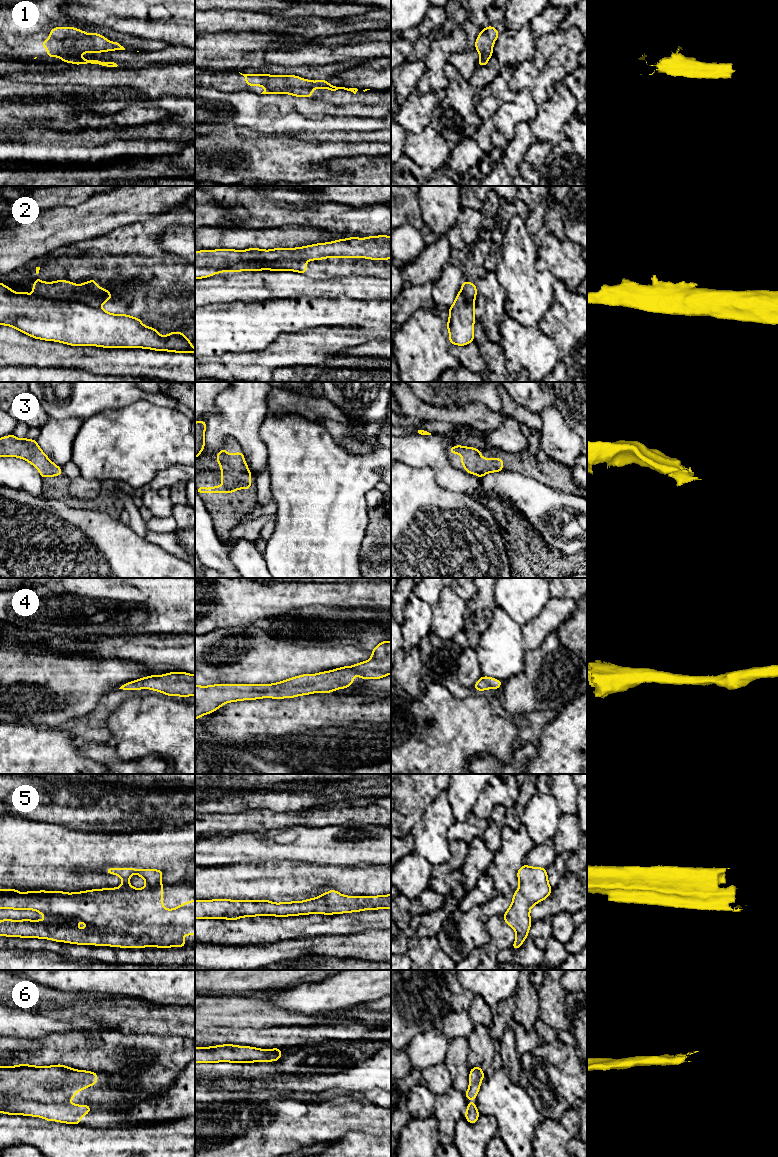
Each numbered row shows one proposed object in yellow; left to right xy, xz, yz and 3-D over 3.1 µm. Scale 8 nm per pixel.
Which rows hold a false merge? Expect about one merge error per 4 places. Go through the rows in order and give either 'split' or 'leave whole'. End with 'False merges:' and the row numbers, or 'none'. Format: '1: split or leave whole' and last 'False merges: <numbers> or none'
1: leave whole
2: split
3: leave whole
4: leave whole
5: leave whole
6: leave whole
False merges: 2

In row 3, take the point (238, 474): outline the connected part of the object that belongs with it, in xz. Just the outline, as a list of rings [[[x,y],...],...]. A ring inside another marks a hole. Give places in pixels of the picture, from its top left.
[[[225,447],[216,455],[216,460],[221,467],[219,475],[222,480],[221,486],[210,488],[198,487],[196,491],[201,493],[236,493],[238,489],[251,488],[252,473],[245,462],[244,454],[236,452],[228,454]]]

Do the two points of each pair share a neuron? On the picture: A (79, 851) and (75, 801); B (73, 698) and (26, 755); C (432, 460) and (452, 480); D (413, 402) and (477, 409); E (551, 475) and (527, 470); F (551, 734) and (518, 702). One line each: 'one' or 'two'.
A: two
B: two
C: one
D: one
E: one
F: two

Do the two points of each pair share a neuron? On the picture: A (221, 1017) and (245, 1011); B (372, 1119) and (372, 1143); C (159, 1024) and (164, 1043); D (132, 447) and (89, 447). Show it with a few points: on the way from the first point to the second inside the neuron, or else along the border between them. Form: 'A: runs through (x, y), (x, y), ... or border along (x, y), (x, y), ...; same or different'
A: runs through (227, 1012), (239, 1012); same
B: border along (349, 1130), (360, 1130), (380, 1137); different
C: border along (139, 1032), (184, 1036); different
D: runs through (121, 447), (113, 451), (109, 447), (100, 447); same

